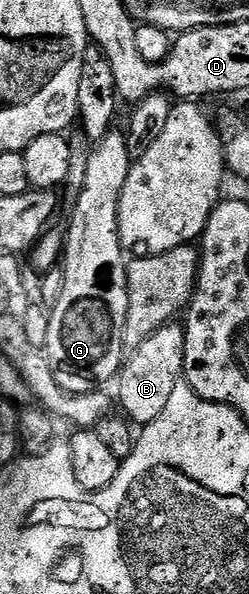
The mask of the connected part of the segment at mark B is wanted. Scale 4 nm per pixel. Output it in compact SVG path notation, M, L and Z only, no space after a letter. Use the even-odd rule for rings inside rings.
M179 322L170 324L162 324L160 328L149 338L145 338L145 342L141 342L139 348L134 349L126 357L125 363L117 377L117 385L119 384L119 400L117 396L117 404L123 407L122 415L126 417L132 425L146 426L151 424L161 414L161 410L165 410L169 398L173 395L175 385L180 383L183 375L183 351L185 350L185 334L183 333L184 325Z

